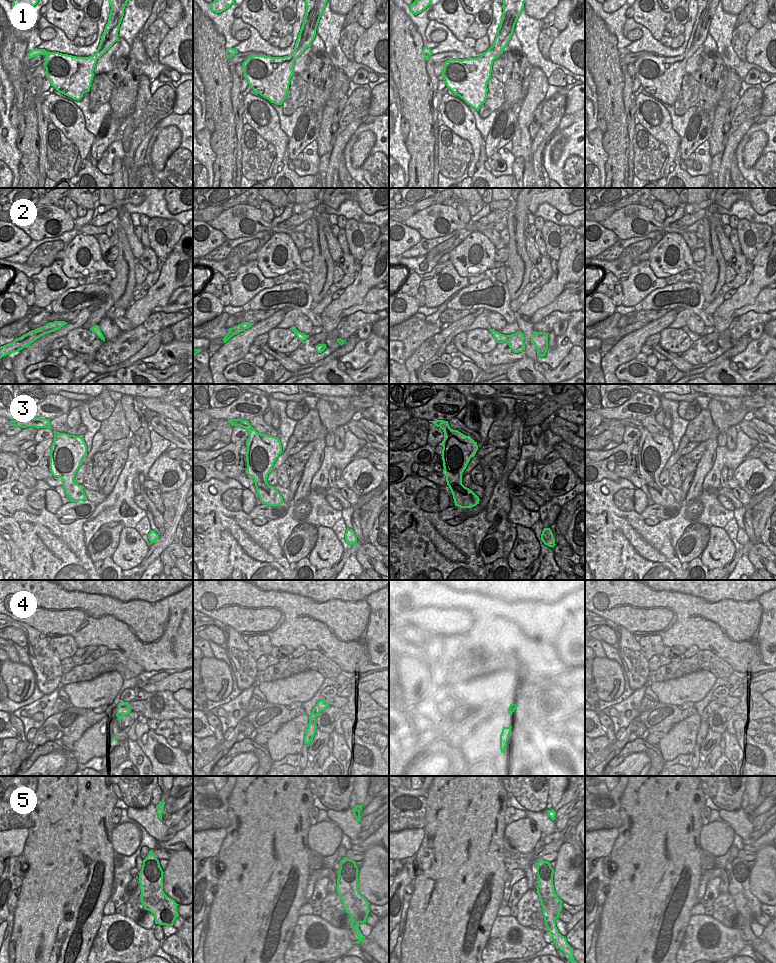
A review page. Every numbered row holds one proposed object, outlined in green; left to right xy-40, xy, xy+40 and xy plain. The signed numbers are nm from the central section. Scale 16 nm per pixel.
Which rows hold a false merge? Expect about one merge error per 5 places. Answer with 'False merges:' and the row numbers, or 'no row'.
False merges: 4, 5

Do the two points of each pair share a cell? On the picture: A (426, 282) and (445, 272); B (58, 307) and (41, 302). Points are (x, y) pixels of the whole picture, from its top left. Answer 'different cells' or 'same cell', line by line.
A: same cell
B: different cells

